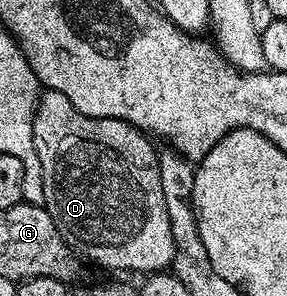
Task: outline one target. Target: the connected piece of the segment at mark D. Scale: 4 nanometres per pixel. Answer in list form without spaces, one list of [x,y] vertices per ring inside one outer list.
[[[46,89],[40,95],[40,102],[35,110],[33,134],[34,150],[41,163],[42,188],[45,190],[43,206],[47,209],[50,217],[53,218],[58,232],[65,238],[66,244],[71,247],[73,252],[103,268],[133,270],[143,272],[142,274],[164,271],[174,263],[176,244],[173,242],[172,226],[170,225],[169,213],[166,211],[165,196],[162,191],[159,155],[156,148],[154,149],[152,146],[154,144],[152,139],[146,133],[123,120],[89,118],[88,115],[81,114],[69,101],[69,98],[65,98],[65,94]]]

